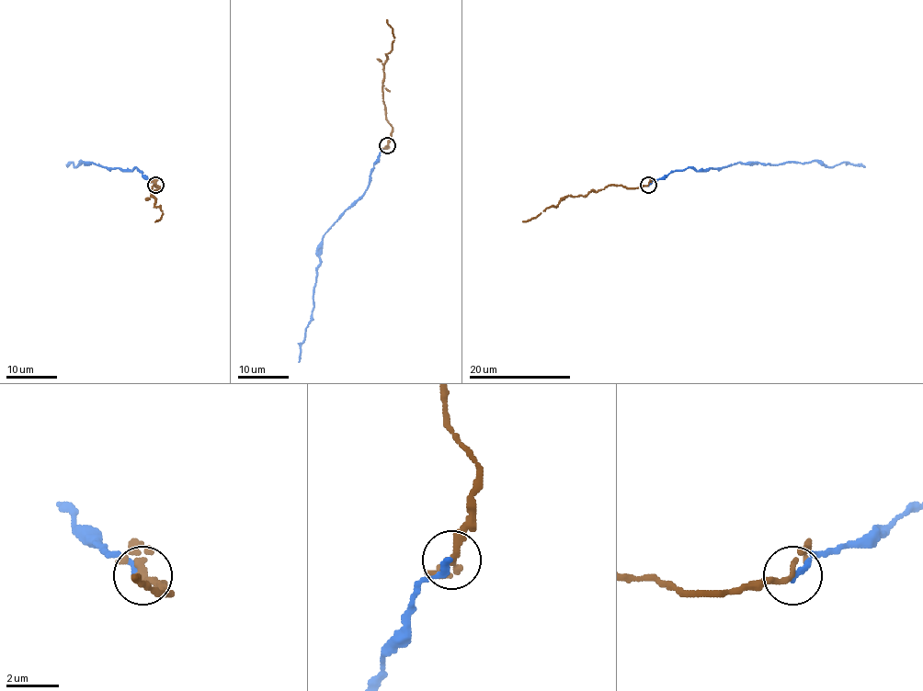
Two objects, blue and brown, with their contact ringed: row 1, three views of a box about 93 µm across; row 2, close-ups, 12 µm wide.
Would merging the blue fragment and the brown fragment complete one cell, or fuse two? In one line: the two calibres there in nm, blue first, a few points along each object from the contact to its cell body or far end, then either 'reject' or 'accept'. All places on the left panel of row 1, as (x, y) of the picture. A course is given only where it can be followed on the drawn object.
260/240 nm | blue via (154, 185), (136, 168), (119, 170), (92, 163), (85, 164), (80, 160), (75, 166), (73, 163), (66, 166) | brown via (155, 185), (161, 188), (153, 185), (151, 191), (162, 216), (154, 221) | accept

